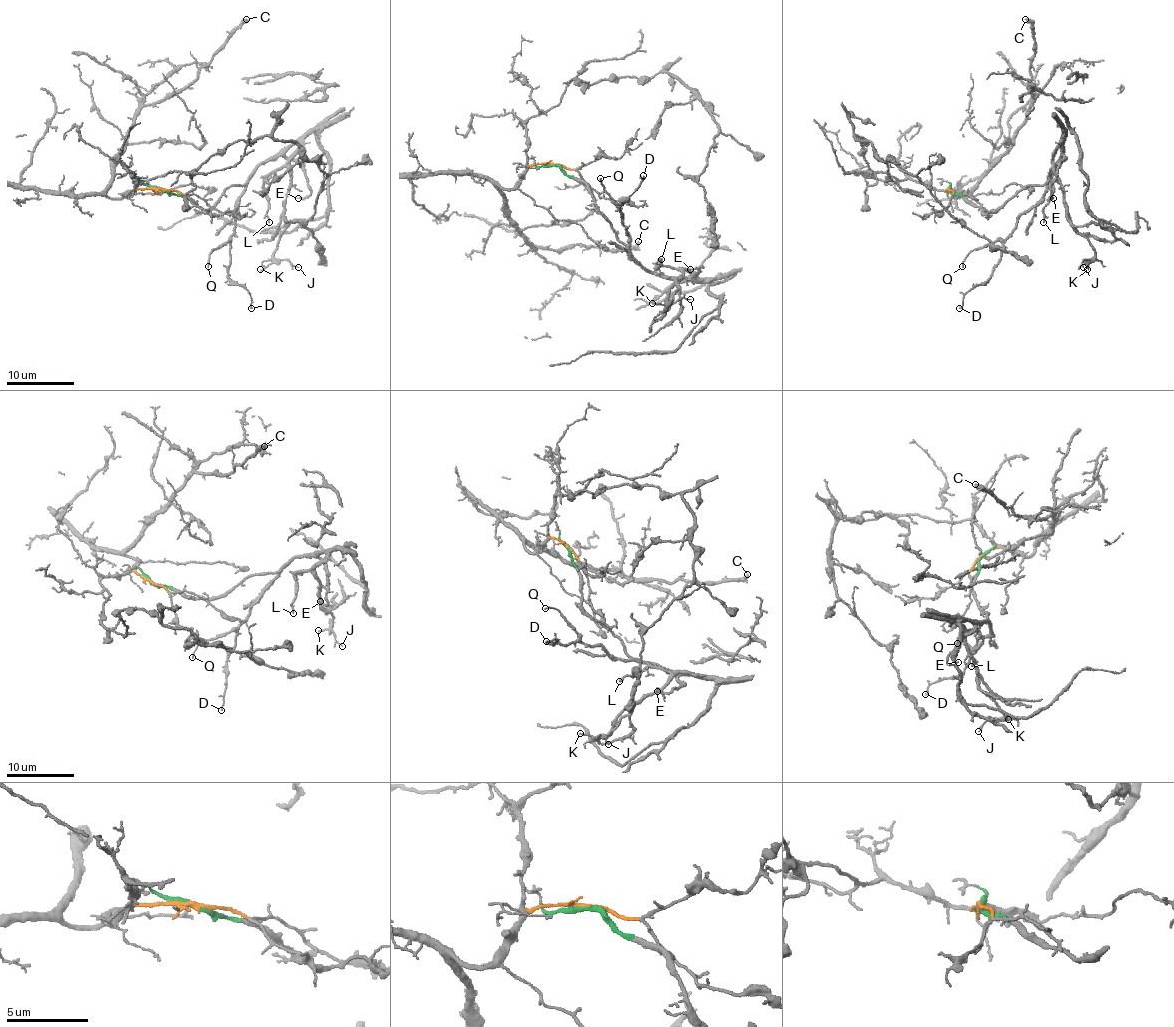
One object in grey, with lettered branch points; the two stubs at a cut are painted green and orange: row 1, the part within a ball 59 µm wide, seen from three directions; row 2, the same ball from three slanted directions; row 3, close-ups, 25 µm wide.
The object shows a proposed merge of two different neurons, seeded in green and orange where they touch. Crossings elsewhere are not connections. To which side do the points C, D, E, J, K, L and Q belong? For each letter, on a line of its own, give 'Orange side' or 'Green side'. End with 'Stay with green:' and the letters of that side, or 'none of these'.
C: Orange side
D: Green side
E: Green side
J: Green side
K: Green side
L: Green side
Q: Green side
Stay with green: D, E, J, K, L, Q

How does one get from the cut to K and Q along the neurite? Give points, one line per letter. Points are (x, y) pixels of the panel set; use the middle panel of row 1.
K: (554, 165), (586, 185), (594, 207), (645, 268), (662, 277), (691, 275), (681, 270), (665, 310), (652, 304)
Q: (554, 165), (586, 185), (599, 212), (637, 261), (632, 256), (630, 238), (618, 204), (599, 178)

